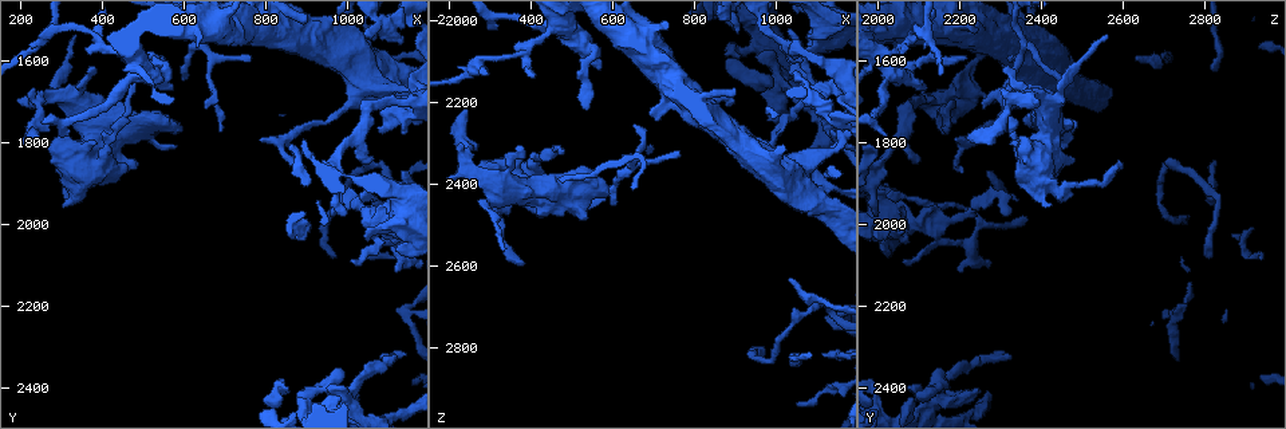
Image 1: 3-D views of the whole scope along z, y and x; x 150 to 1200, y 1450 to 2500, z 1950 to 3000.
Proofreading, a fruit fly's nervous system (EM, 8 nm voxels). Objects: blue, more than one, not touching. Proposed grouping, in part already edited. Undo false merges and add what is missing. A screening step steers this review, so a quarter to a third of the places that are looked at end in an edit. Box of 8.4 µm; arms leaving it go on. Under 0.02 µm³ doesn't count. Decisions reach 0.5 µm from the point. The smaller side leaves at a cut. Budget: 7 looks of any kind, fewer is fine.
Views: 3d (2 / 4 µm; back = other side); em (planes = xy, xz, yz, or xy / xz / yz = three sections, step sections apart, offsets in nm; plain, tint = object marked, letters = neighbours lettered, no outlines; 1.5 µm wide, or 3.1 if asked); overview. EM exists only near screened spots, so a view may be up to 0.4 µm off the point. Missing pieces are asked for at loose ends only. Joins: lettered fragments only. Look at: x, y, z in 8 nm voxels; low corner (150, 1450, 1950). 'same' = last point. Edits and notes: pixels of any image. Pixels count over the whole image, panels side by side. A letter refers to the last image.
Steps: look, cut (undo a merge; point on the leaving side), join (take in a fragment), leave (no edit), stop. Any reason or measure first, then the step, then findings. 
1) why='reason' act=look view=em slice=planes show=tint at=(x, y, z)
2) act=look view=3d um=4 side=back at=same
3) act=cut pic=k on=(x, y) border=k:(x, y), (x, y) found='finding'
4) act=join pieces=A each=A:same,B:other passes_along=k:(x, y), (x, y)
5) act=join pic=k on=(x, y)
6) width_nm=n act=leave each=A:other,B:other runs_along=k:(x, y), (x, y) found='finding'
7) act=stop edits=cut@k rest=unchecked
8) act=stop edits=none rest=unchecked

why='free end' act=look view=3d um=2 side=back at=(580, 1805, 2445)

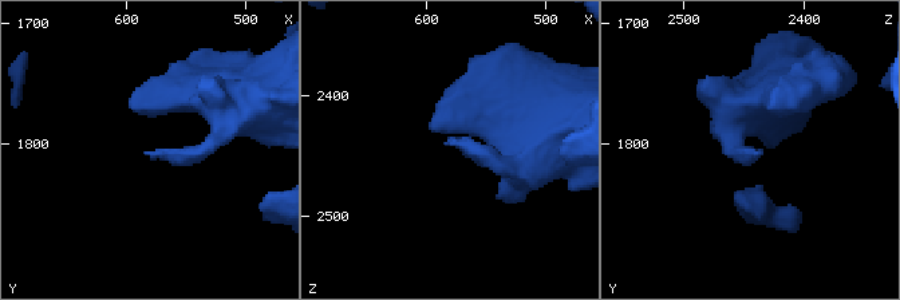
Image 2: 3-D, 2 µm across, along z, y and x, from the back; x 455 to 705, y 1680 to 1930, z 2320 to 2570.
act=look view=em slice=yz step=4 show=letters at=(584, 1810, 2436)

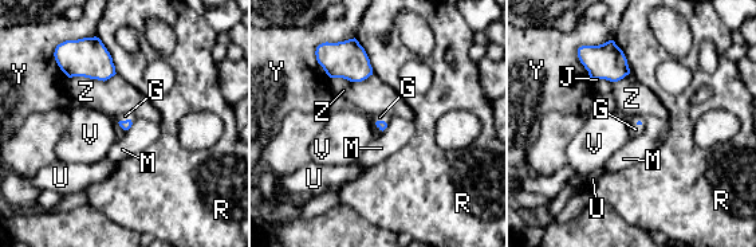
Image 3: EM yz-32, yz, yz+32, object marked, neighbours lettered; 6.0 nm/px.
longest_contact=Z:280nm act=join pic=3 on=(125, 116) each=G:same,J:other,M:other,R:other,U:other,V:other,Y:other,Z:other found='the neuron continues'

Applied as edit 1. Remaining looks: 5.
why='redraw' act=look view=overview

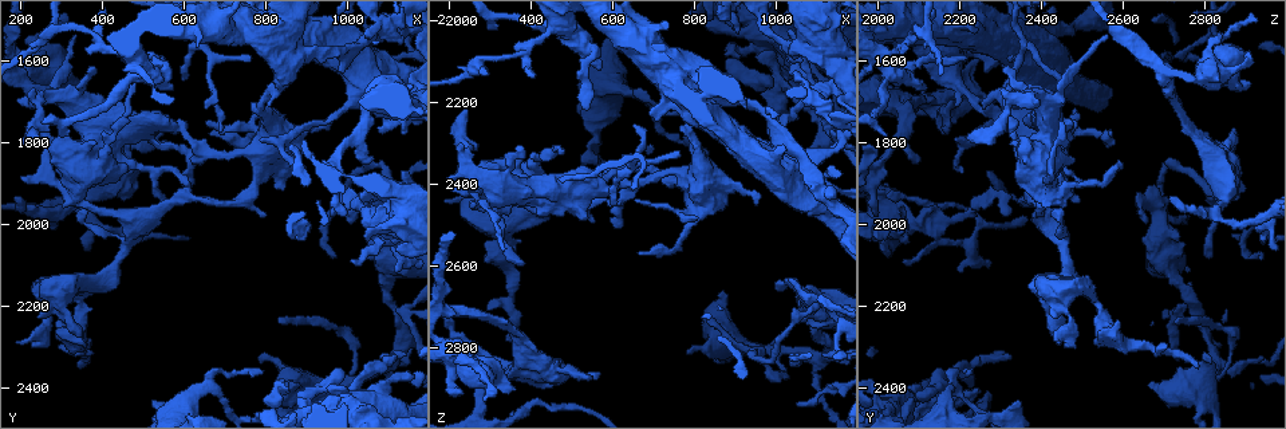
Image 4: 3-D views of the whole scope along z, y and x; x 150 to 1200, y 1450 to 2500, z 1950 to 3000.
why='branch stops here' act=look view=em slice=planes show=letters at=(380, 1855, 2600)

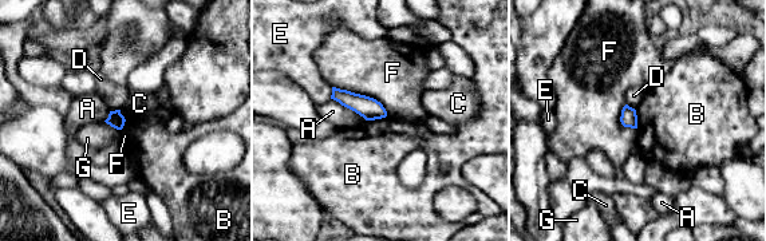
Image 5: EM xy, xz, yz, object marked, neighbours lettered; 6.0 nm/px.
longest_contact=F:380nm act=leave each=A:other,B:other,C:other,D:other,E:other,F:other,G:other found='none of them fits'

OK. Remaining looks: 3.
why='an open end' act=look view=em slice=xz step=8 show=tint at=(345, 2350, 2785)

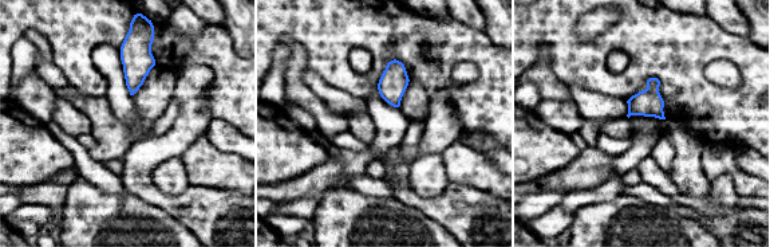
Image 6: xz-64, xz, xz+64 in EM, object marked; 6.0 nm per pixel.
act=look view=em slice=planes show=letters at=same

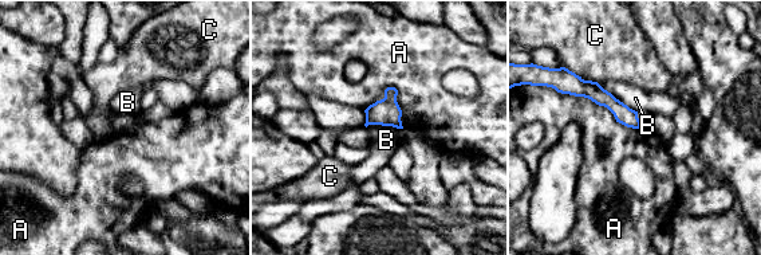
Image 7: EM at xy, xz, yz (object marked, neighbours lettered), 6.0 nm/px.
width_nm=110 act=leave each=A:other,B:other,C:other border=7:(554, 87), (587, 97), (639, 129) found='none of them fits'

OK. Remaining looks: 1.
act=stop edits=join@3 rest=unchecked

